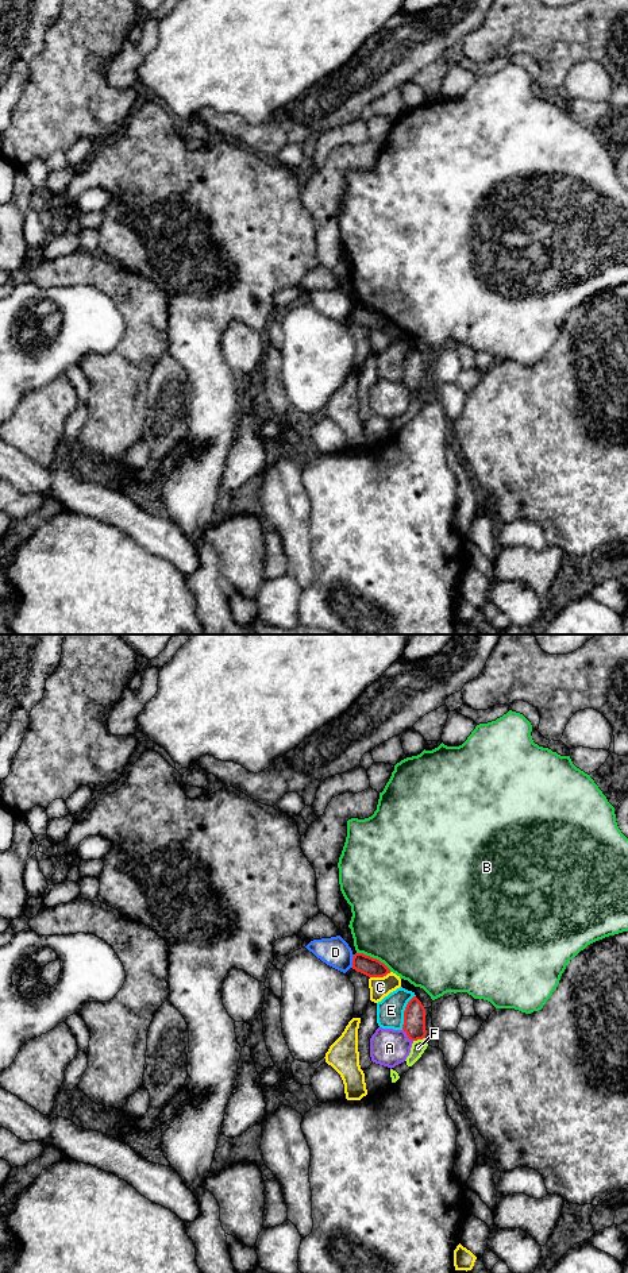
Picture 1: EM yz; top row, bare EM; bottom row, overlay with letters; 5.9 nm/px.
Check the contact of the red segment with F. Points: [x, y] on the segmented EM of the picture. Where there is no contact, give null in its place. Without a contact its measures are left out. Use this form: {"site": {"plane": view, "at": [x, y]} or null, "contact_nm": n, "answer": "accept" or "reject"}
{"site": {"plane": "yz", "at": [419, 1038]}, "contact_nm": 80, "answer": "reject"}

